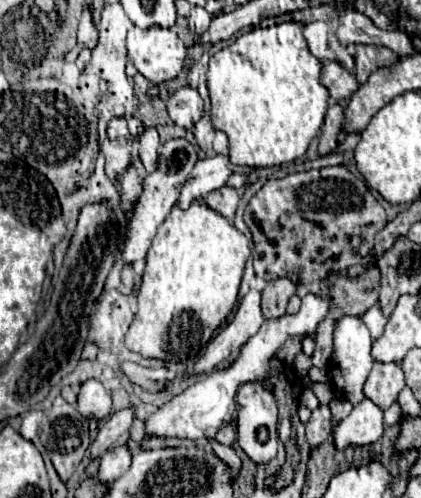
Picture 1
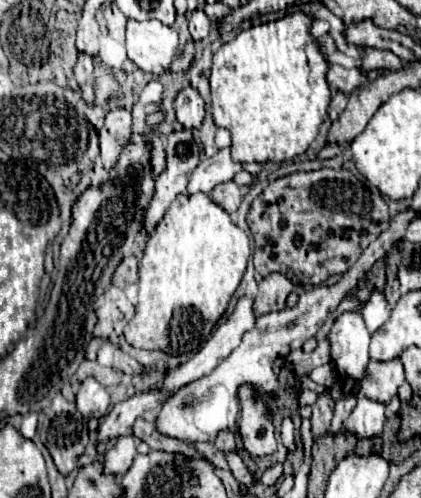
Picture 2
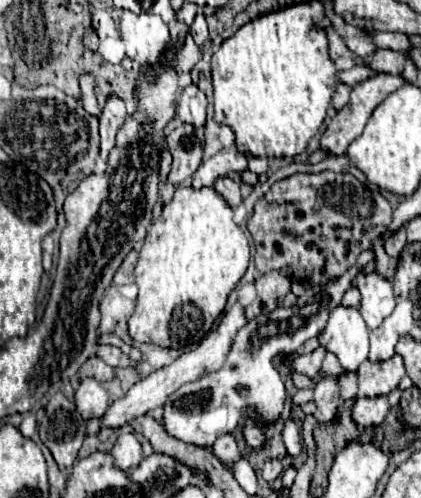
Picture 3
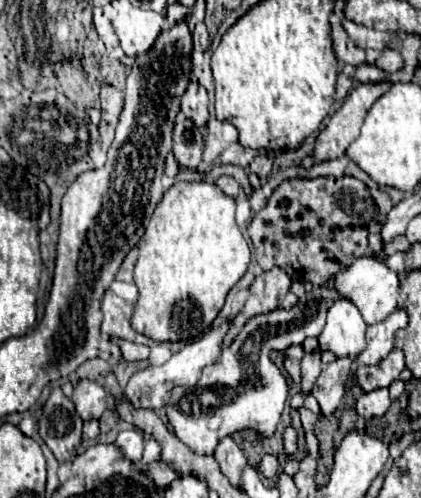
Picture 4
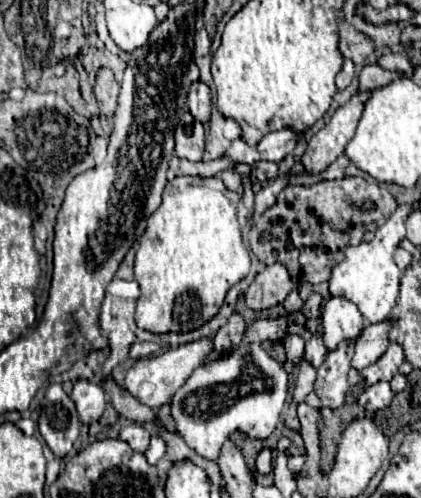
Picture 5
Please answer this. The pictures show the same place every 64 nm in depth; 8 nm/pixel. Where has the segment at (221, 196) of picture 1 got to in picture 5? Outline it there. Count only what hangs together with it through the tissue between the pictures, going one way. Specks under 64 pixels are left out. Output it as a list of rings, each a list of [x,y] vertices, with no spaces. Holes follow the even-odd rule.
[[[238,164],[238,166],[230,168],[230,170],[224,170],[224,172],[220,174],[220,178],[224,180],[224,186],[226,186],[228,190],[236,192],[236,190],[240,190],[240,186],[242,186],[242,182],[240,182],[240,174],[248,174],[248,172],[250,172],[250,166],[246,166],[246,164]]]

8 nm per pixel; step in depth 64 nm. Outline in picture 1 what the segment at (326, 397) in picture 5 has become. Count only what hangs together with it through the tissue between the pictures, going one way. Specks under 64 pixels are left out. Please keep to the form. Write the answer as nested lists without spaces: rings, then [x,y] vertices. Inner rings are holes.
[[[320,406],[312,412],[308,424],[306,424],[306,440],[310,444],[310,450],[316,450],[320,444],[330,440],[330,408]]]

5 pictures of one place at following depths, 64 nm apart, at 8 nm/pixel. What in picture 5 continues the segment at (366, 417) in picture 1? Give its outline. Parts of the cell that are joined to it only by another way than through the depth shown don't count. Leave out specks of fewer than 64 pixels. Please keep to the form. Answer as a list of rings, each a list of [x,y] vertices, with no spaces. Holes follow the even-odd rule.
[[[378,382],[374,386],[368,386],[360,398],[358,404],[368,412],[368,414],[376,414],[378,410],[384,410],[386,406],[390,406],[394,394],[390,392],[390,384],[388,382]]]

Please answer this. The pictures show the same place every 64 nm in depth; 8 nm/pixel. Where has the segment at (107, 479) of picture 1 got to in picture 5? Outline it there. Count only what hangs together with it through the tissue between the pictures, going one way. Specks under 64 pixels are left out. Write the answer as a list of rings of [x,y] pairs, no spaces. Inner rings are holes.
[[[132,424],[132,426],[126,426],[120,430],[120,440],[124,440],[134,452],[144,452],[148,448],[148,440],[150,440],[150,434],[144,426],[140,424]]]

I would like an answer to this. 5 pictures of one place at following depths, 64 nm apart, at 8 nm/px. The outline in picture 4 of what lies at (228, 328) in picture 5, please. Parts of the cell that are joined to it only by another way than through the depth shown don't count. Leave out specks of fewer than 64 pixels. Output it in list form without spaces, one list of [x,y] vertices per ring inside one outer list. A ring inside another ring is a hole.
[[[272,268],[268,272],[262,272],[250,286],[250,300],[246,302],[244,310],[234,316],[232,328],[228,330],[222,348],[226,348],[236,334],[240,332],[242,324],[258,314],[268,314],[272,310],[276,310],[280,306],[280,302],[284,300],[284,296],[290,290],[290,278],[286,272],[282,272],[280,268]]]

